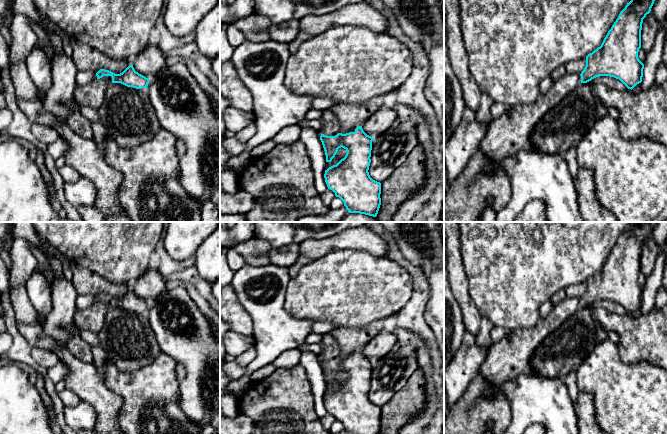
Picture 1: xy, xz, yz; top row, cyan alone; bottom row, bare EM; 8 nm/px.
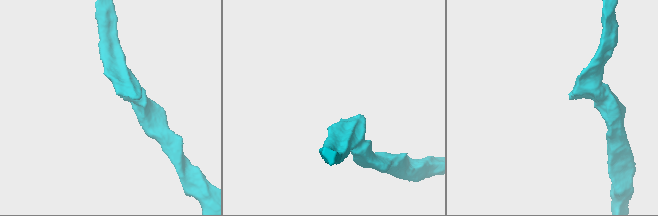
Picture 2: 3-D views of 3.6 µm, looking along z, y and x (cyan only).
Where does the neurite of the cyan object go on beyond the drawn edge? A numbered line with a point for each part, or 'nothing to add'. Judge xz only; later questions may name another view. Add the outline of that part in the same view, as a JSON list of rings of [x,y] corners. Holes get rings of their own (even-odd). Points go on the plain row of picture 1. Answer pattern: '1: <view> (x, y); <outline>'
1: xz (330, 348); [[[325,334],[322,338],[322,358],[327,360],[335,360],[339,357],[339,344],[329,334]]]

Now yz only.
1: yz (509, 357); [[[566,299],[553,305],[551,312],[546,317],[540,316],[534,326],[521,330],[508,331],[504,338],[493,344],[488,350],[486,359],[478,369],[478,372],[483,376],[490,387],[489,393],[506,380],[523,373],[528,373],[532,355],[540,343],[580,308],[580,299]]]

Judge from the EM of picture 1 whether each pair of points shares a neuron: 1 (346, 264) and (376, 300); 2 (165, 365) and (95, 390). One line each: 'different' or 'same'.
1: same
2: different

